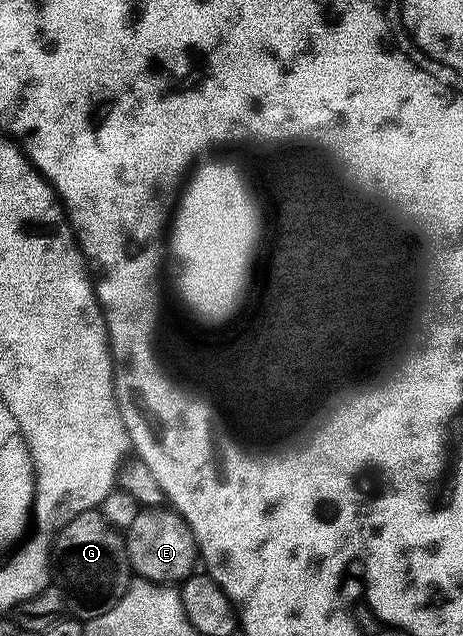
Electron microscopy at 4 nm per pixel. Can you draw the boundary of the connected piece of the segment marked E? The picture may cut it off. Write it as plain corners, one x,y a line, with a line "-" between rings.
168,505
145,506
126,529
128,564
141,580
179,585
198,567
198,548
190,525

